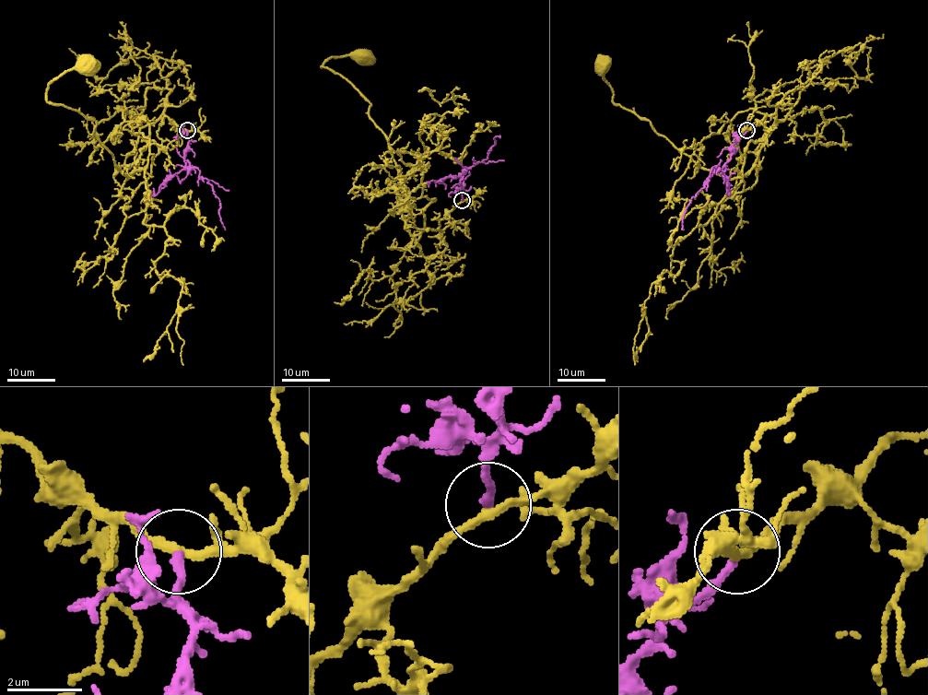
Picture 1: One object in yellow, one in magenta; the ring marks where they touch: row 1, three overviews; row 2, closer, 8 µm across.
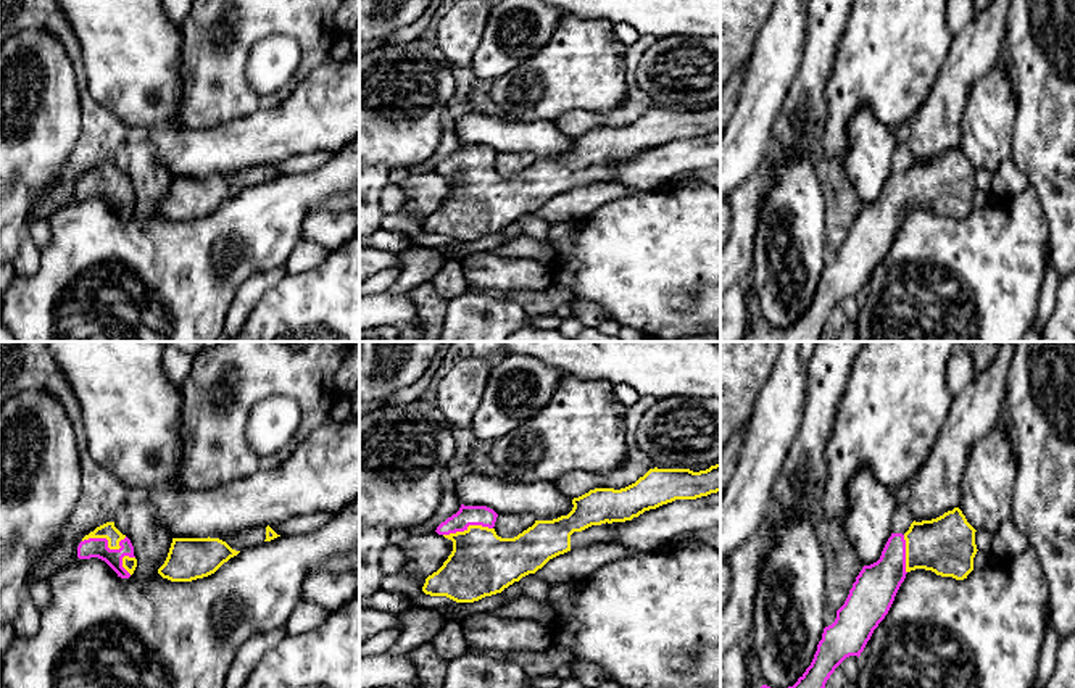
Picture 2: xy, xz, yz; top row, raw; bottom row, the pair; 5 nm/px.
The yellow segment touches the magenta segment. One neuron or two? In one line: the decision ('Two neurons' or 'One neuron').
One neuron

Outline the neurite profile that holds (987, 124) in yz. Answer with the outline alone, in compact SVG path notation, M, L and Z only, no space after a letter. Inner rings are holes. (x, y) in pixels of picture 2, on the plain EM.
M996 63L967 93L959 148L975 169L994 172L1004 160L1012 158L1017 114L1014 85L1007 66Z

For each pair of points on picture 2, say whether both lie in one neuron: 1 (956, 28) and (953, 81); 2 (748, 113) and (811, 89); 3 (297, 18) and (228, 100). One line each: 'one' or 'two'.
1: two
2: two
3: one

